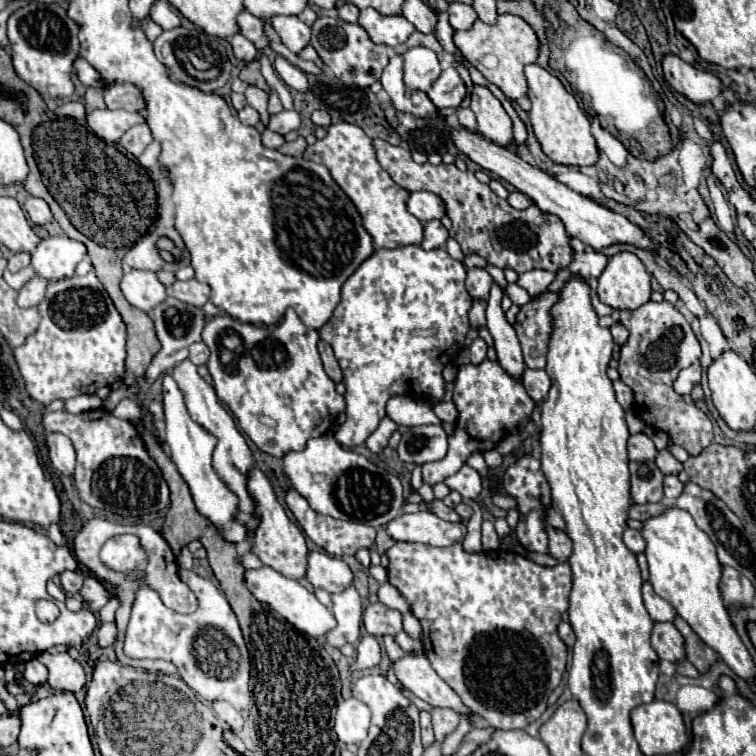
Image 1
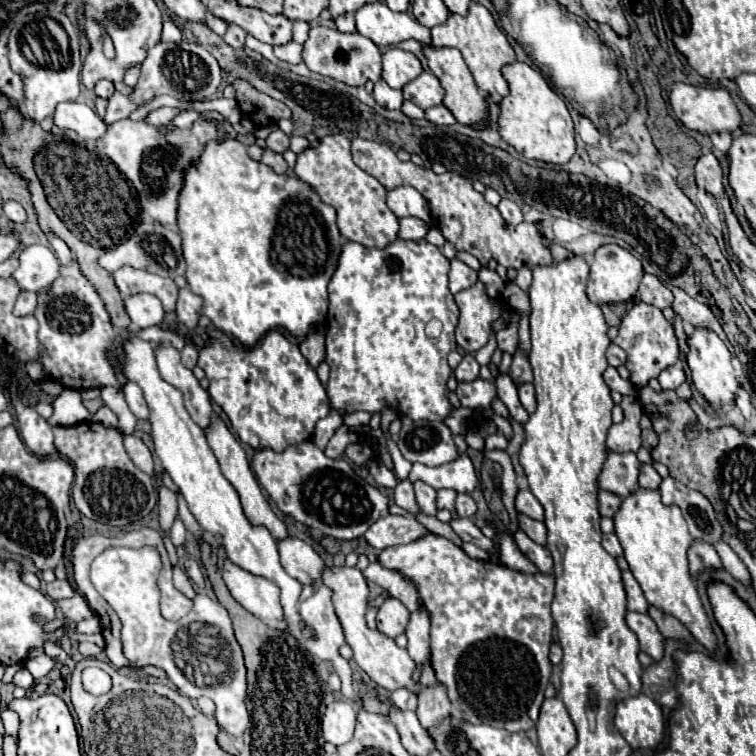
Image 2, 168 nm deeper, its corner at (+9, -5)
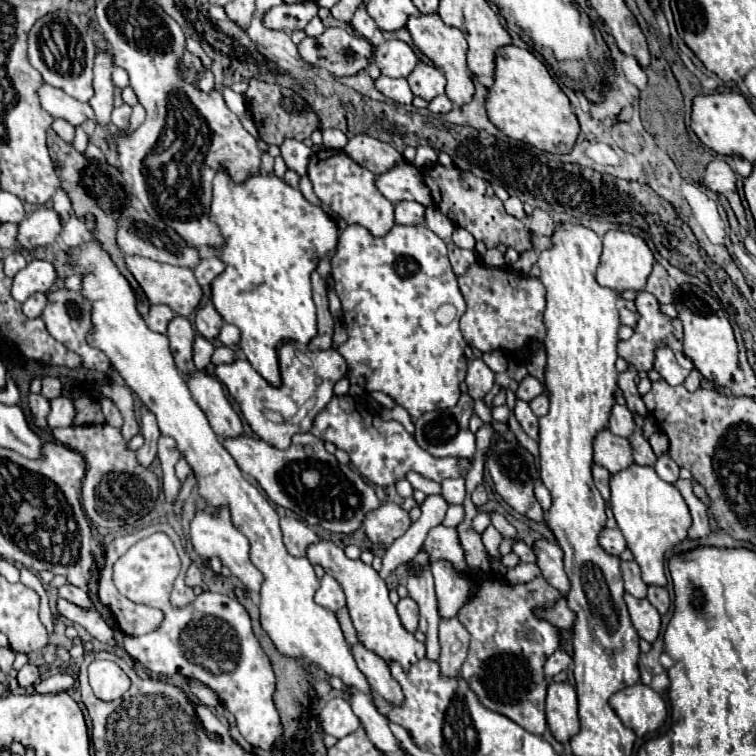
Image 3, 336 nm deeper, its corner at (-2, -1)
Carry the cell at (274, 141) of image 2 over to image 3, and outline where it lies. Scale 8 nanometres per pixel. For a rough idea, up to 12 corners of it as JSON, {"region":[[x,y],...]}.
{"region":[[285,139],[281,157],[287,169],[307,175],[311,149],[295,139]]}

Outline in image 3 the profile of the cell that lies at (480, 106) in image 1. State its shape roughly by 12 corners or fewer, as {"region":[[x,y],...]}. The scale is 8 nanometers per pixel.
{"region":[[437,13],[411,15],[413,43],[447,79],[455,105],[475,93],[467,41]]}

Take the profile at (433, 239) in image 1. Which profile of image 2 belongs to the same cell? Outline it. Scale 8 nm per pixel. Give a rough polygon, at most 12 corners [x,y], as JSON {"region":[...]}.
{"region":[[416,217],[400,219],[400,239],[420,243],[428,223]]}

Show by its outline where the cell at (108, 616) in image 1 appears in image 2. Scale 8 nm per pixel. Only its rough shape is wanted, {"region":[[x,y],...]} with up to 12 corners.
{"region":[[98,615],[80,621],[78,633],[100,633]]}

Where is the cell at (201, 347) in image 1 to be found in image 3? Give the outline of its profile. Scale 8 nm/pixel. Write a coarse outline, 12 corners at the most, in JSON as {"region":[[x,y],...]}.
{"region":[[195,335],[193,363],[207,367],[215,347],[201,335]]}

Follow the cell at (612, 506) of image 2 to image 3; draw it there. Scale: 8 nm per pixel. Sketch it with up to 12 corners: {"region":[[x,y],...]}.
{"region":[[593,463],[595,487],[609,499],[609,473],[605,467]]}

